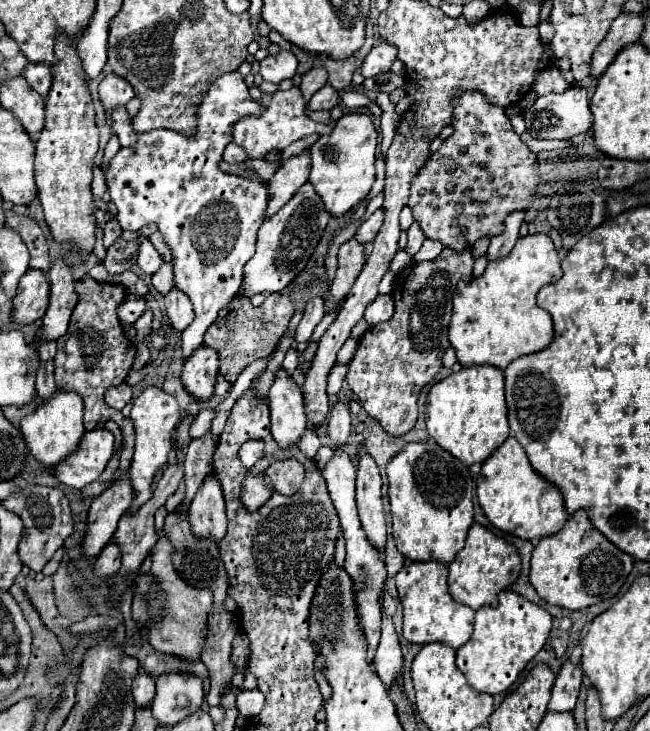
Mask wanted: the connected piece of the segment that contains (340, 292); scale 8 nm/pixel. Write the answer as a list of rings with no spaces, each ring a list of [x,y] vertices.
[[[353,237],[339,247],[337,257],[339,257],[339,267],[337,267],[337,275],[331,283],[331,297],[329,297],[329,301],[325,301],[327,311],[333,309],[339,303],[339,299],[343,299],[347,295],[347,291],[353,287],[355,279],[363,271],[365,247]]]

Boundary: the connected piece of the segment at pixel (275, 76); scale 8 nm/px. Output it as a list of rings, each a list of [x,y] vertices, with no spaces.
[[[279,51],[277,55],[267,55],[259,61],[259,75],[265,81],[279,83],[283,79],[291,79],[297,73],[297,57],[291,51]]]

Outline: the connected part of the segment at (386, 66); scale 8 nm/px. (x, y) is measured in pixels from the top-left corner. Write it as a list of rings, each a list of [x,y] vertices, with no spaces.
[[[381,41],[365,57],[365,61],[361,65],[361,75],[363,77],[375,77],[379,73],[387,73],[395,59],[397,59],[397,47]]]

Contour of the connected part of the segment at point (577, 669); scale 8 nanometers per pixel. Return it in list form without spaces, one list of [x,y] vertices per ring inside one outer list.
[[[567,659],[559,669],[555,685],[551,689],[549,711],[573,711],[579,697],[581,681],[583,681],[581,663],[573,663],[571,659]]]

